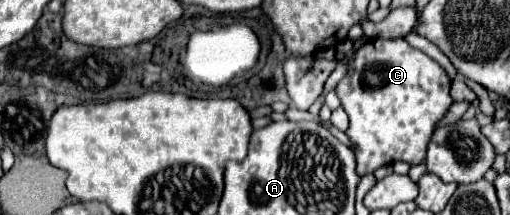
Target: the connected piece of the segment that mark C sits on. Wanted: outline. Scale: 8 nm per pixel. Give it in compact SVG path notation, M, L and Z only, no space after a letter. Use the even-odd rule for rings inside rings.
M403 37L397 39L369 39L353 57L349 65L347 77L337 85L337 95L341 99L343 109L349 115L349 129L345 131L351 139L351 149L357 159L357 173L367 175L377 167L405 161L417 165L425 159L427 143L437 127L437 123L447 115L453 105L449 95L451 77L449 73L431 57L413 49Z

